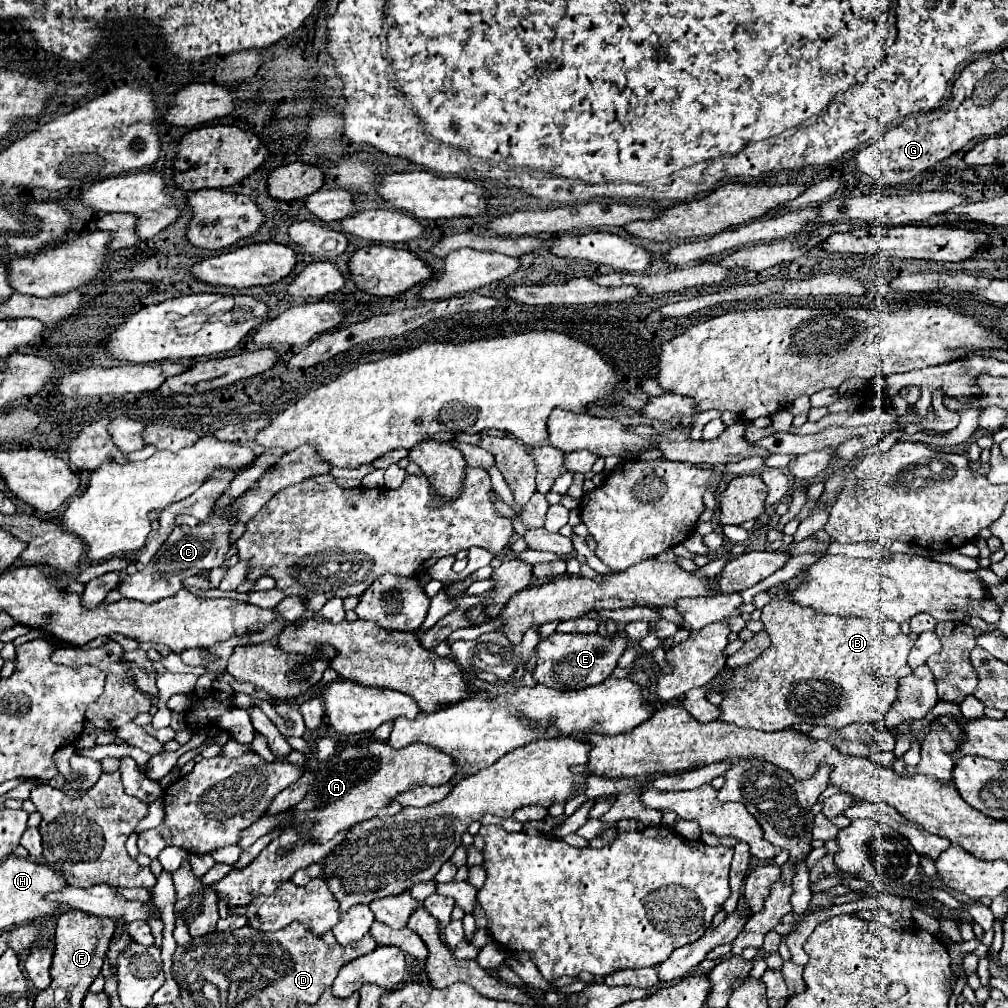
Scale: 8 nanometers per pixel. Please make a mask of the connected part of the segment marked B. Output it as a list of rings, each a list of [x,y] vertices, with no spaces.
[[[802,569],[764,605],[760,621],[772,637],[772,647],[750,667],[734,671],[734,689],[724,693],[720,705],[722,721],[758,731],[782,731],[796,723],[844,727],[850,723],[876,723],[898,699],[898,681],[912,673],[906,657],[914,640],[901,631],[896,621],[824,615],[812,607],[796,605],[792,593],[804,577],[806,571]]]

